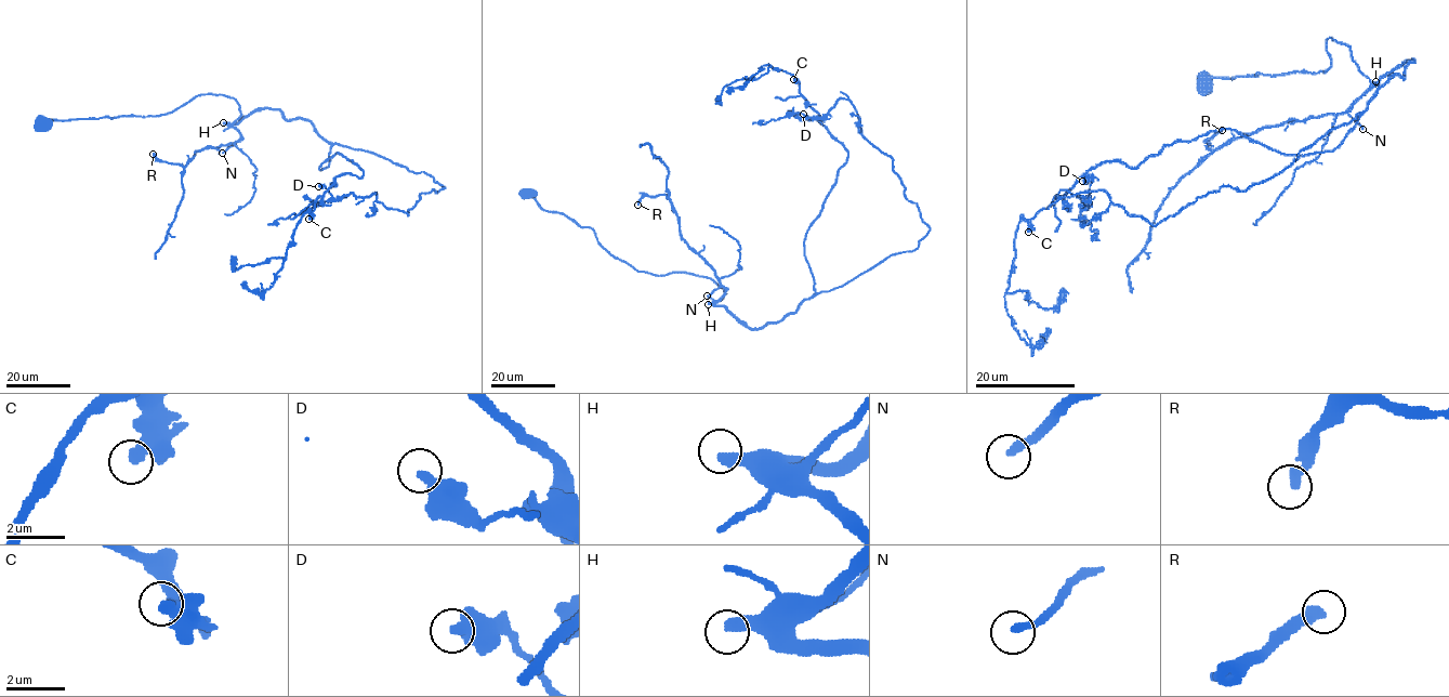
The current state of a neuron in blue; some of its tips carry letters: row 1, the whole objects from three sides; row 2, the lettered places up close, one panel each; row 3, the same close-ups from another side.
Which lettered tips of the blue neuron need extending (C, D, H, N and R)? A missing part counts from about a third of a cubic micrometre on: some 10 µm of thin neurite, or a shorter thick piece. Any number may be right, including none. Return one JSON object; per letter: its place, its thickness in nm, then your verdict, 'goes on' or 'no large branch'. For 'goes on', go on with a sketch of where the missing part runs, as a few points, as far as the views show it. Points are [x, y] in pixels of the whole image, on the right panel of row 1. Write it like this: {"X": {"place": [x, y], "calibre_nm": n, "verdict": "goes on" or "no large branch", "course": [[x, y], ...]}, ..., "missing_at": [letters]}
{"C": {"place": [1028, 232], "calibre_nm": 420, "verdict": "no large branch"}, "D": {"place": [1082, 181], "calibre_nm": 440, "verdict": "no large branch"}, "H": {"place": [1375, 81], "calibre_nm": 360, "verdict": "goes on"}, "N": {"place": [1362, 129], "calibre_nm": 260, "verdict": "goes on"}, "R": {"place": [1222, 130], "calibre_nm": 320, "verdict": "no large branch"}, "missing_at": ["H", "N"]}

